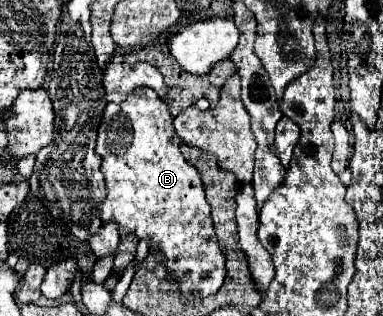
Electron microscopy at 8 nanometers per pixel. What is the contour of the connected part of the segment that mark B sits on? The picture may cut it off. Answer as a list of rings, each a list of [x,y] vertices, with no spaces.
[[[138,88],[138,92],[130,94],[124,102],[108,104],[98,128],[96,152],[102,156],[100,170],[106,178],[106,200],[100,206],[102,222],[116,222],[122,238],[130,234],[134,234],[138,240],[148,238],[150,248],[162,252],[162,266],[168,270],[172,284],[180,290],[180,296],[202,300],[218,292],[226,278],[224,254],[216,242],[210,204],[204,196],[200,174],[180,154],[180,138],[174,130],[166,102],[152,88]]]

